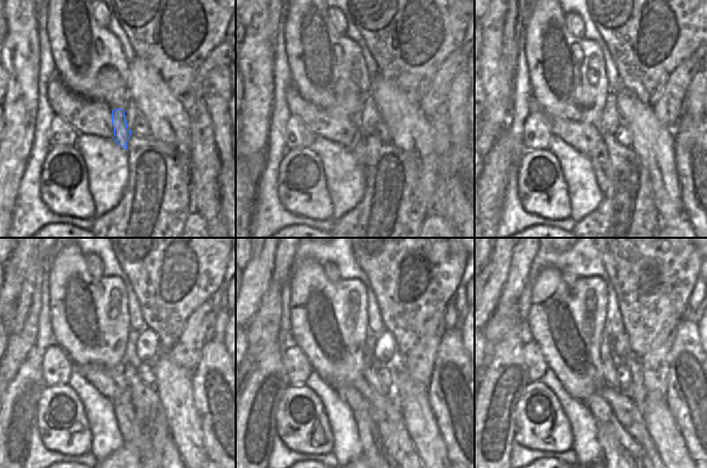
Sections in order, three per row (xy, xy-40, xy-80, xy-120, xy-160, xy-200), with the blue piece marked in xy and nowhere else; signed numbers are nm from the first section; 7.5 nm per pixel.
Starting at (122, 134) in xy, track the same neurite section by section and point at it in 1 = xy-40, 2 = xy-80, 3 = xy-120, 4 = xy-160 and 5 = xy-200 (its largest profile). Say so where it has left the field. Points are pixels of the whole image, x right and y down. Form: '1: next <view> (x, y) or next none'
1: next xy-40 (358, 148)
2: next xy-80 (599, 158)
3: next xy-120 (123, 406)
4: next xy-160 (374, 453)
5: next xy-200 (613, 454)

